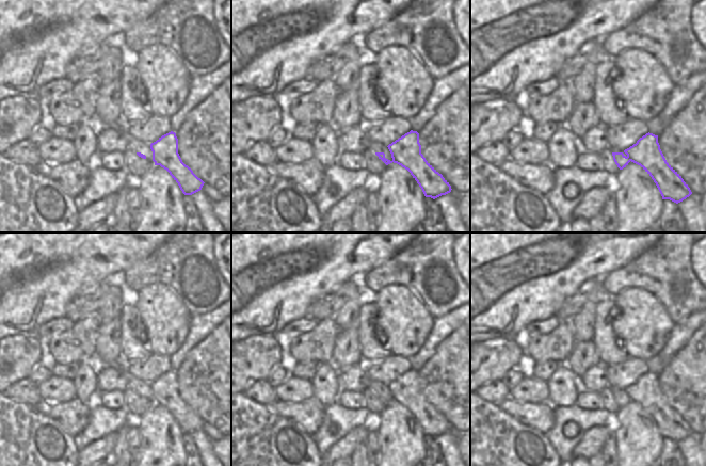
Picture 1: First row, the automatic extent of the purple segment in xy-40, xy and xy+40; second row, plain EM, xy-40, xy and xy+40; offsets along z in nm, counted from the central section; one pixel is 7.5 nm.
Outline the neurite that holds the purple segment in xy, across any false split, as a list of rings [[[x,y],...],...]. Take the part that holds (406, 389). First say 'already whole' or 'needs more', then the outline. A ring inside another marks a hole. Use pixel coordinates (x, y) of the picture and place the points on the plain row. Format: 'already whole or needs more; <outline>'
already whole; [[[411,369],[387,386],[391,392],[392,399],[390,400],[386,398],[384,391],[375,391],[379,398],[381,398],[386,404],[394,401],[407,408],[421,427],[426,436],[435,438],[451,431],[452,428],[449,421],[426,399],[421,392],[419,372],[417,370]]]

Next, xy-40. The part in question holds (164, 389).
already whole; [[[171,370],[150,383],[153,400],[166,408],[178,422],[184,434],[192,434],[202,429],[204,420],[186,404],[178,392],[178,377]]]

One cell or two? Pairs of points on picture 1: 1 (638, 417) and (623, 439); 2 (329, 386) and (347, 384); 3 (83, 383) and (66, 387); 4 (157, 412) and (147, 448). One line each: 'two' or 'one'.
1: one
2: two
3: two
4: one

